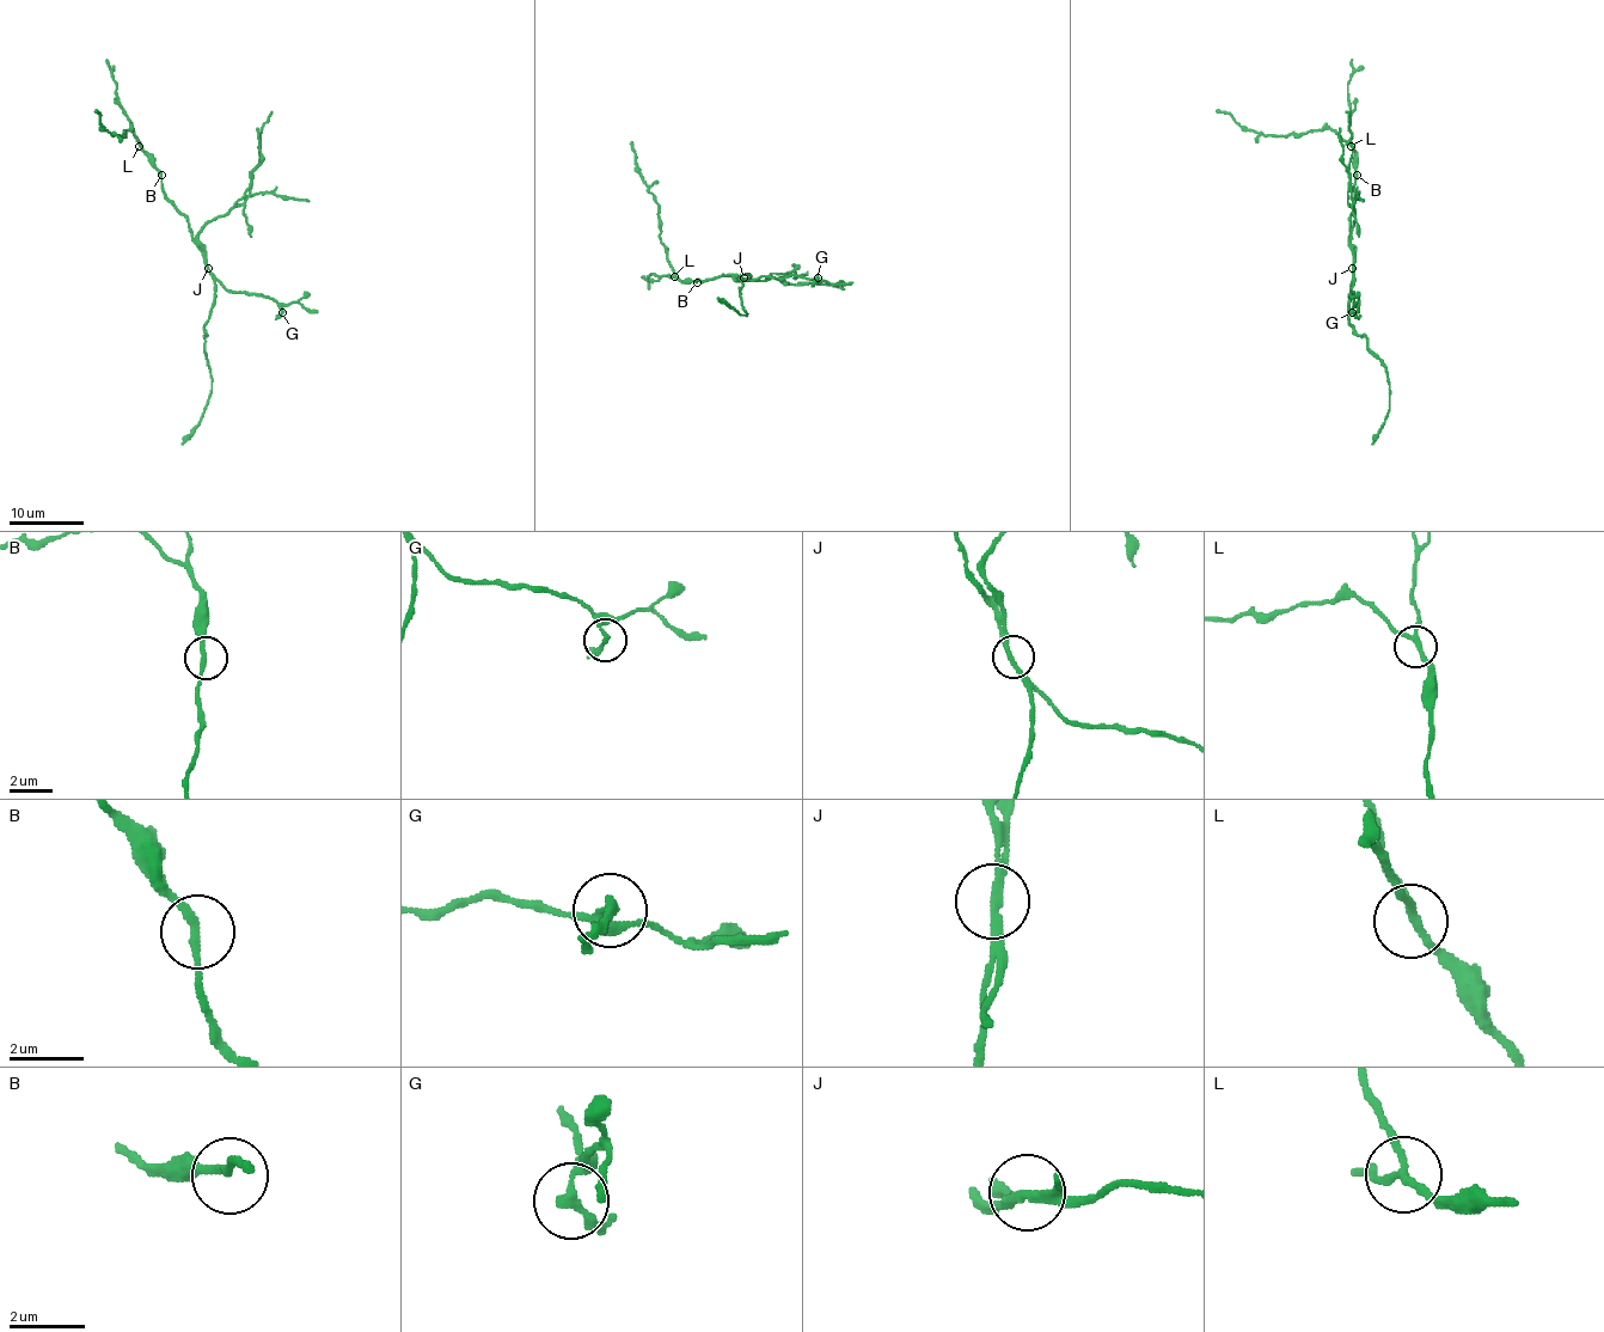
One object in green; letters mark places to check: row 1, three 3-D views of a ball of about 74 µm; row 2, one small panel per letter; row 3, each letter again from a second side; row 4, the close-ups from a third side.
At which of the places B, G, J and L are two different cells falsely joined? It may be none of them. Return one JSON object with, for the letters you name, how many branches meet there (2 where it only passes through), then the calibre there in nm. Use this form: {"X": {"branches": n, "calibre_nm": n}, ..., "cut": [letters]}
{"J": {"branches": 2, "calibre_nm": 240}, "cut": ["J"]}

